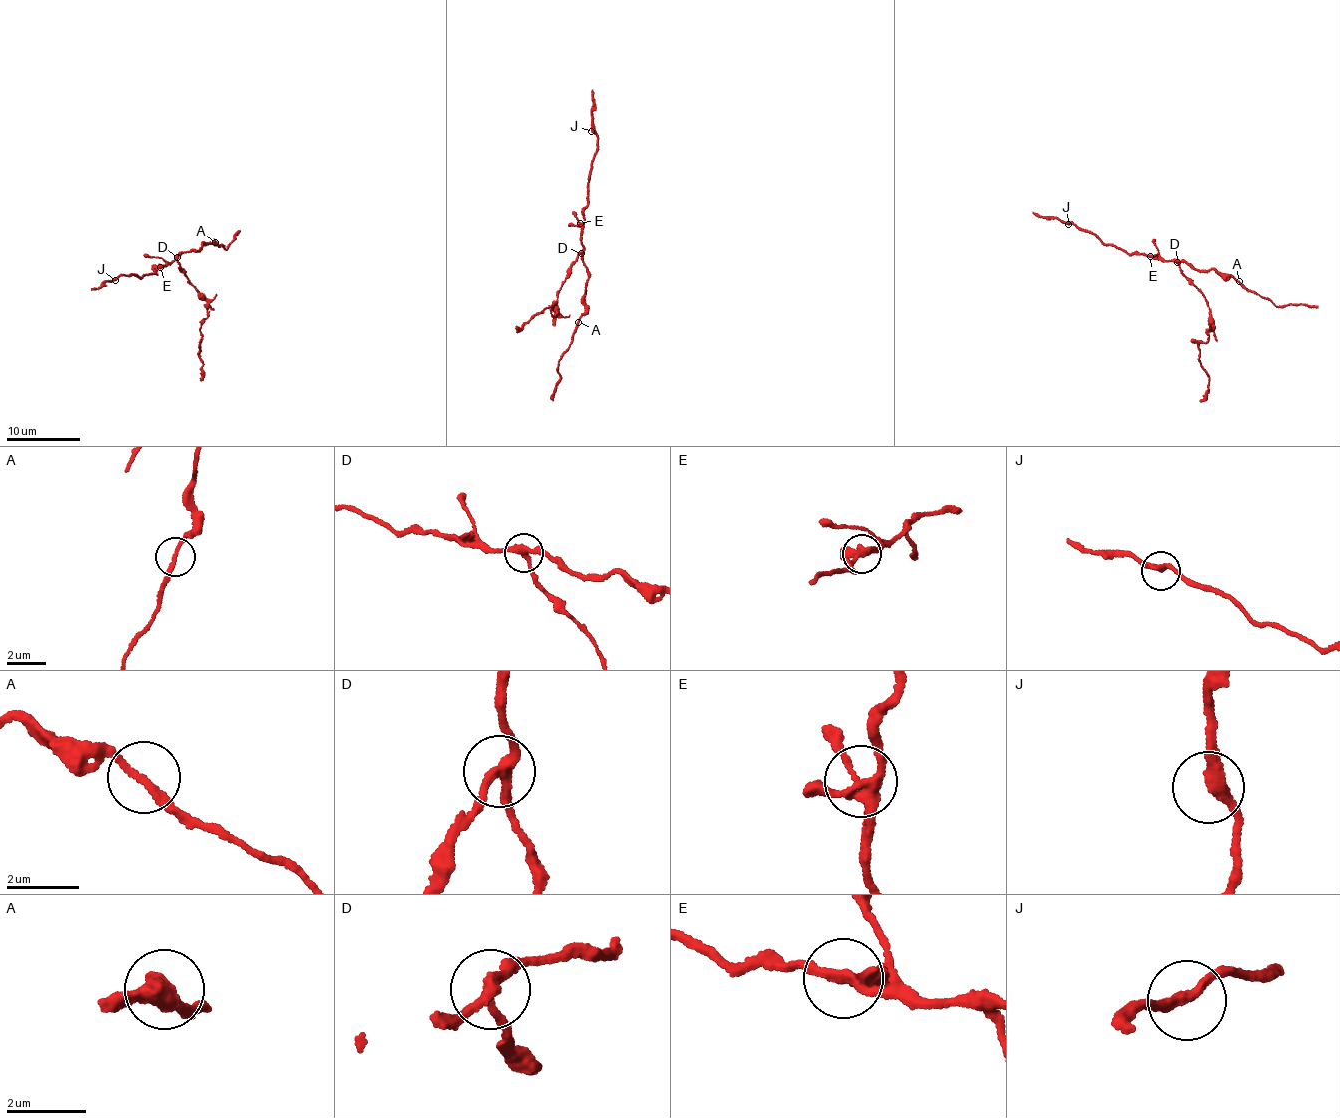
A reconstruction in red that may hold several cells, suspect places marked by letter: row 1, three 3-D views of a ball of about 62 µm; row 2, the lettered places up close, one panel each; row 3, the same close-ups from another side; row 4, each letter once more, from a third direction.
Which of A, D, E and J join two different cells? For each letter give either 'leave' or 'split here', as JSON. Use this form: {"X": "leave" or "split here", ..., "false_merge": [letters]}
{"A": "leave", "D": "split here", "E": "leave", "J": "leave", "false_merge": ["D"]}

